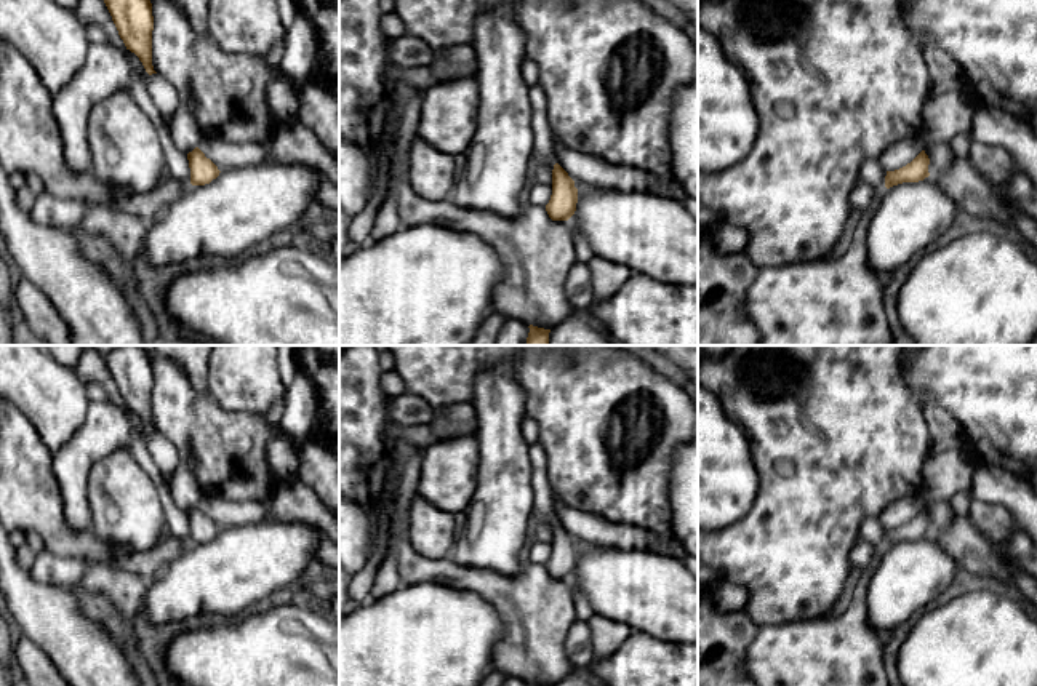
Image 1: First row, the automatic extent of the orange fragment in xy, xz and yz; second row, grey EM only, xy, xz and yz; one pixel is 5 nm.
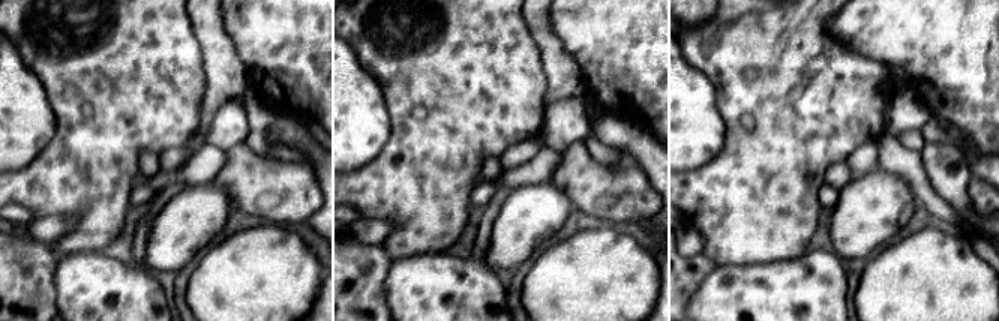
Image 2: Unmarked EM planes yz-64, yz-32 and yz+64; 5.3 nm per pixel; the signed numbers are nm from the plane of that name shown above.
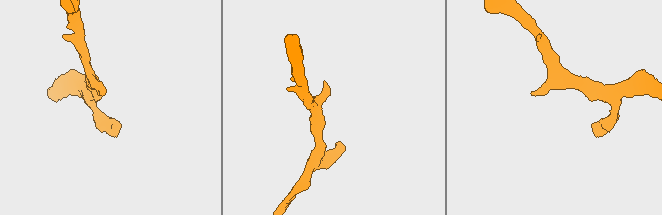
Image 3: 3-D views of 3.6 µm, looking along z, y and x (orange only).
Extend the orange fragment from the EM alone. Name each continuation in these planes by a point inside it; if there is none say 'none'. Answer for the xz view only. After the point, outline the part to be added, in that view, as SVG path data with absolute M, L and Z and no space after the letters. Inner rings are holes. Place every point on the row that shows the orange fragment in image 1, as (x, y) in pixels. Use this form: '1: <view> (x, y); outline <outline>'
none

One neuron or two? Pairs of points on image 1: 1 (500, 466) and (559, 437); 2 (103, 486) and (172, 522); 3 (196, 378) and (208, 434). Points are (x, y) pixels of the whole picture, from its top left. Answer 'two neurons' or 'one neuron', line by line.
1: two neurons
2: two neurons
3: two neurons

